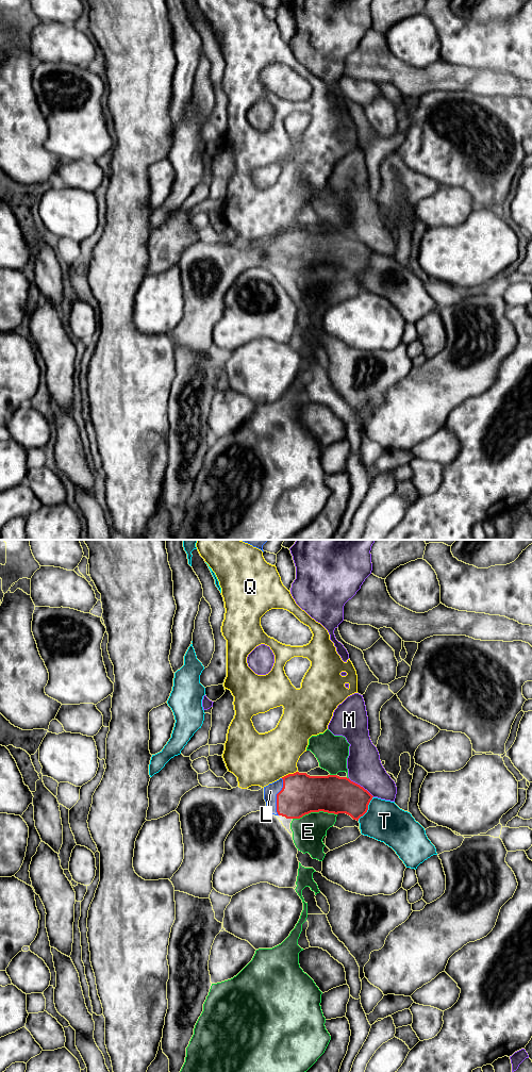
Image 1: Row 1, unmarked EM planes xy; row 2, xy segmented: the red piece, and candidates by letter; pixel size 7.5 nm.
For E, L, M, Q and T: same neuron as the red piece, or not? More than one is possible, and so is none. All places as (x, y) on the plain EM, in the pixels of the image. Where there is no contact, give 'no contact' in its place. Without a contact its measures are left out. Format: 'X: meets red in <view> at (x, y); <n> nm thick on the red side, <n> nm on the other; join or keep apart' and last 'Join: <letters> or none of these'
E: meets red in xy at (314, 266); 300 nm thick on the red side, 240 nm on the other; keep apart
L: meets red in xy at (277, 251); 300 nm thick on the red side, 110 nm on the other; join
M: meets red in xy at (360, 241); 280 nm thick on the red side, 260 nm on the other; keep apart
Q: meets red in xy at (288, 229); 300 nm thick on the red side, 400 nm on the other; keep apart
T: meets red in xy at (367, 263); 280 nm thick on the red side, 300 nm on the other; keep apart
Join: L

